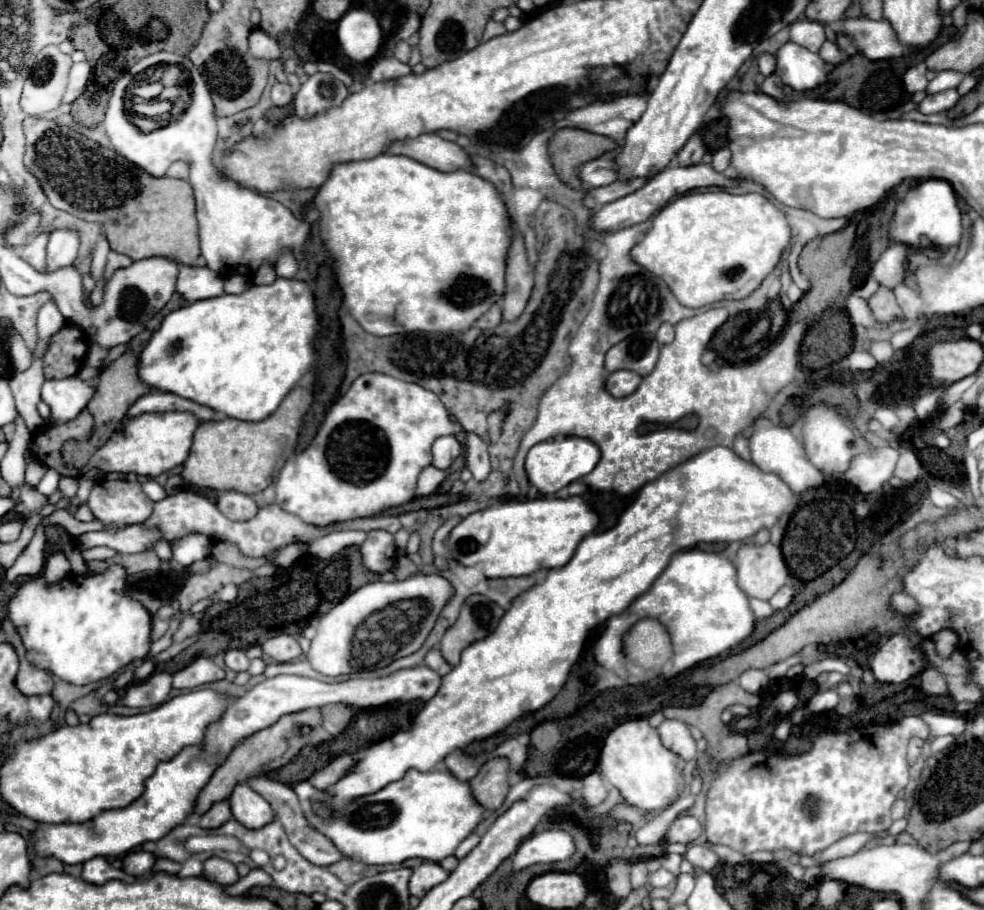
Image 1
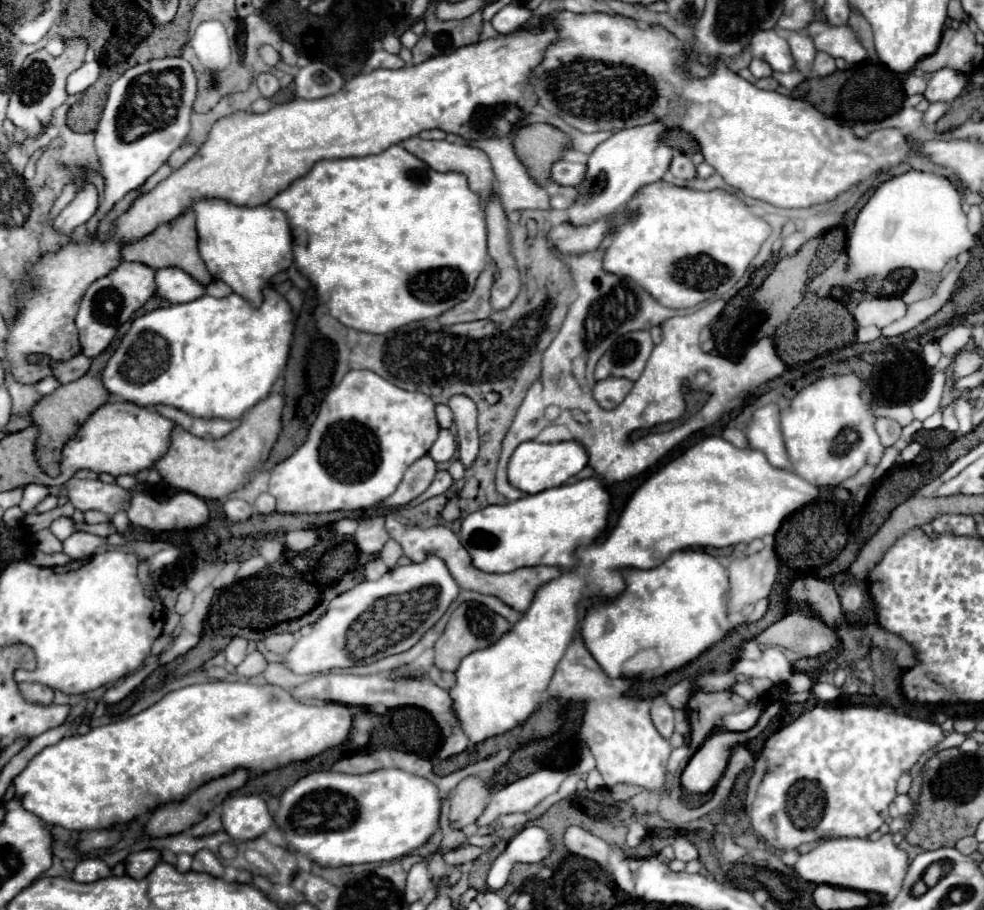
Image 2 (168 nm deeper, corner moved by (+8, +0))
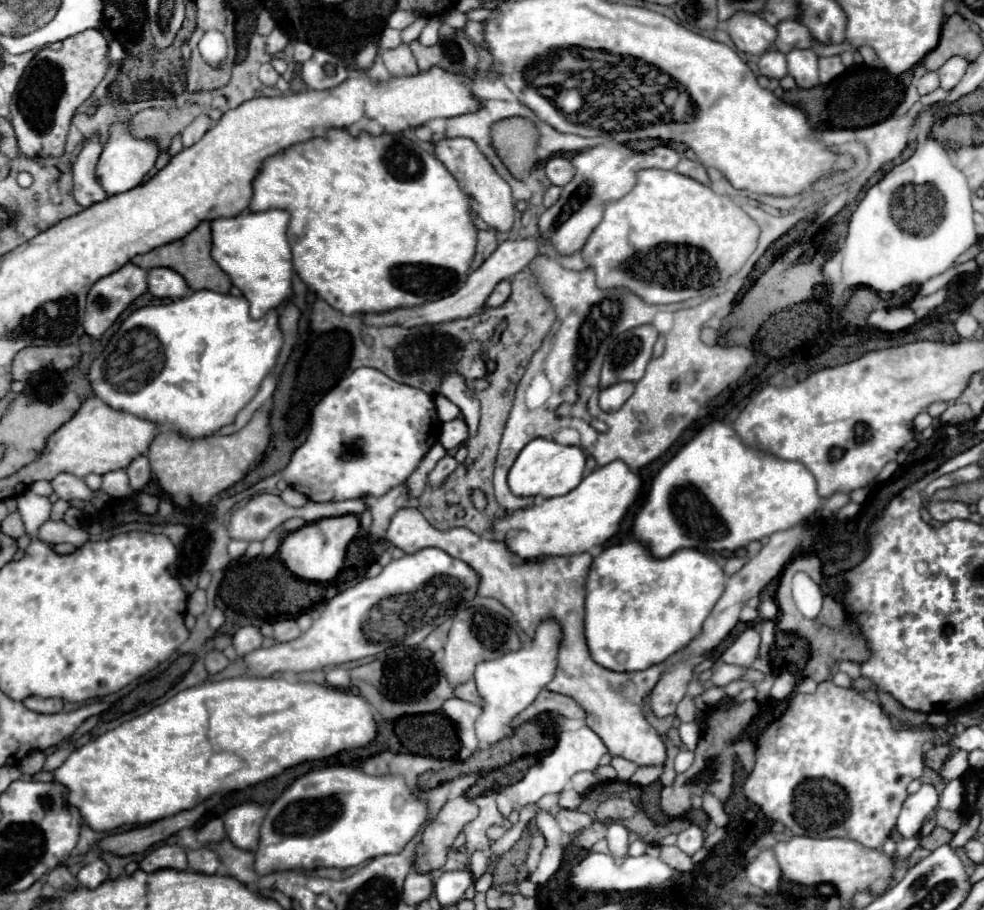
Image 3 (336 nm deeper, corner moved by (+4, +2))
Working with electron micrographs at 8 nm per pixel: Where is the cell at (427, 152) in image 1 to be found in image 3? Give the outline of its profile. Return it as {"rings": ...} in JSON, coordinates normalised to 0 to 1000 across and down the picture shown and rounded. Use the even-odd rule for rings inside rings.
{"rings":[[[447,153],[441,157],[441,173],[447,175],[453,186],[465,197],[470,210],[480,219],[480,232],[496,247],[506,254],[518,254],[522,243],[522,221],[518,212],[518,203],[502,188],[494,170],[482,159],[478,153]]]}

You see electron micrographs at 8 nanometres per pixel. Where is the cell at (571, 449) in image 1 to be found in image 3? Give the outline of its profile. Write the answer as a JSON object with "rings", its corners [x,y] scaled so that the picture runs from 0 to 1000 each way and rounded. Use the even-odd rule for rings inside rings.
{"rings":[[[543,482],[539,485],[524,502],[518,520],[516,533],[522,544],[551,544],[551,546],[567,546],[579,542],[591,529],[591,520],[596,513],[596,500],[585,489],[569,489],[559,482]]]}

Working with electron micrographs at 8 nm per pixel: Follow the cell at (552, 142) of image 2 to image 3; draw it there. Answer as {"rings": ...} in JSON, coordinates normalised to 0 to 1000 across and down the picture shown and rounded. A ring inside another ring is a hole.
{"rings":[[[518,129],[506,133],[500,140],[500,153],[502,164],[506,166],[518,190],[524,197],[535,197],[547,179],[545,162],[549,148],[545,135],[533,129]]]}

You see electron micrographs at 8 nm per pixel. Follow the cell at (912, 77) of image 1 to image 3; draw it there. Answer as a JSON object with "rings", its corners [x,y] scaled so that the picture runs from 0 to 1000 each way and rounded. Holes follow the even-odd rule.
{"rings":[[[941,80],[931,89],[931,98],[935,104],[947,102],[951,96],[953,96],[953,82],[951,80]]]}

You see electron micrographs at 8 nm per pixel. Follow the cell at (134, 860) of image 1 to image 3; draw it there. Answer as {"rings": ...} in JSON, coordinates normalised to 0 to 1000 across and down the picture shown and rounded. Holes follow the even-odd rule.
{"rings":[[[179,929],[159,931],[142,946],[142,955],[148,959],[161,957],[161,955],[189,955],[189,953],[191,953],[189,937]]]}

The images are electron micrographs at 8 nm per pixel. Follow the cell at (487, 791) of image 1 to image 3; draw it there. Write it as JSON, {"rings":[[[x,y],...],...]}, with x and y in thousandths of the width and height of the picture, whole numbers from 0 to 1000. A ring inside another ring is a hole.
{"rings":[[[474,874],[457,878],[445,893],[443,904],[437,904],[431,911],[427,940],[423,944],[425,955],[431,959],[447,955],[453,948],[455,929],[459,929],[470,909],[482,898],[486,898],[486,885],[480,878],[476,878]]]}

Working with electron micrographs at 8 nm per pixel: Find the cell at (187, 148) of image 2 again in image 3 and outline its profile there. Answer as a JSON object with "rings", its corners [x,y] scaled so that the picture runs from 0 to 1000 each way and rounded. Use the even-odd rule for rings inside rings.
{"rings":[[[209,126],[199,129],[199,131],[187,142],[187,146],[185,146],[185,157],[187,157],[187,162],[193,162],[193,159],[201,157],[201,155],[207,151],[207,146],[213,142],[213,137],[215,137],[215,133],[213,133]]]}

